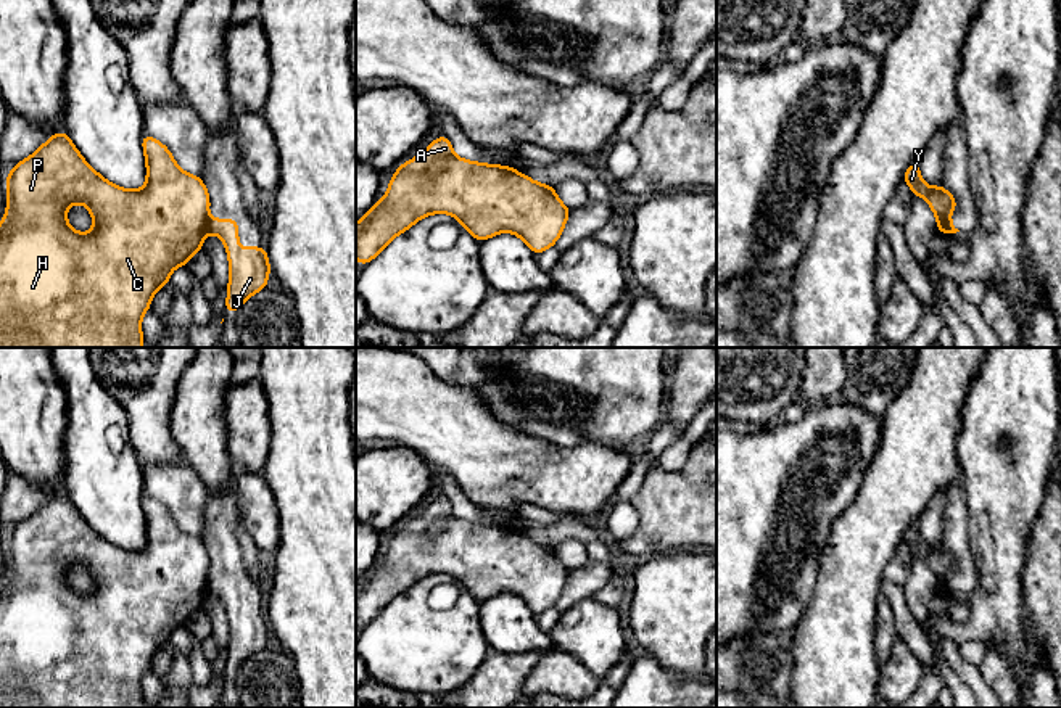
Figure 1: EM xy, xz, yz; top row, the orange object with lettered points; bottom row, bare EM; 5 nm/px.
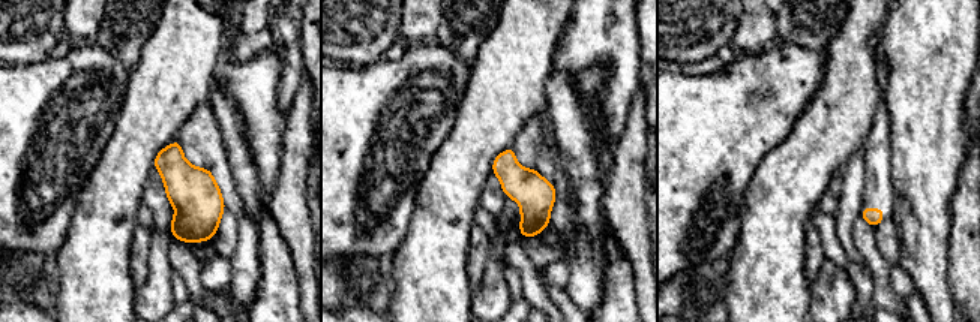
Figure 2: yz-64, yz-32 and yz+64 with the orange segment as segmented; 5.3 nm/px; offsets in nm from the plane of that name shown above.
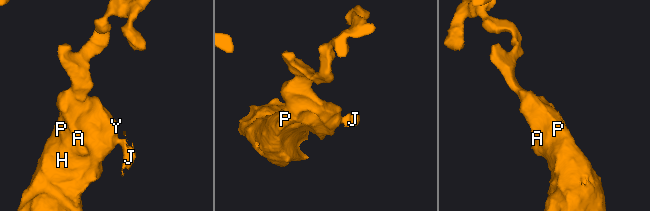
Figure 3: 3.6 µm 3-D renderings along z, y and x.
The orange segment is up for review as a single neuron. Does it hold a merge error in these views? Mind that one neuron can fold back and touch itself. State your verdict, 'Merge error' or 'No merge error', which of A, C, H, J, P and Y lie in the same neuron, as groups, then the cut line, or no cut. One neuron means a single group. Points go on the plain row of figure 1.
Merge error. Groups: A C H P Y / J. Split along yz (945, 578), (944, 589), (947, 592)

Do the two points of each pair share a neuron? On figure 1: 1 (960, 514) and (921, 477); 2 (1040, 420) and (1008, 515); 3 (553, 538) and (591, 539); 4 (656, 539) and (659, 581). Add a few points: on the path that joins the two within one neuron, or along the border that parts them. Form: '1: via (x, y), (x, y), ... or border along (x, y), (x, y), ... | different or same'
1: border along (958, 477), (947, 486) | different
2: via (1018, 444), (1018, 462), (1008, 473), (1008, 491) | same
3: via (562, 531), (582, 531) | same
4: border along (668, 551), (654, 557) | different

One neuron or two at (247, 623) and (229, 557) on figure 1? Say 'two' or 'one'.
one

